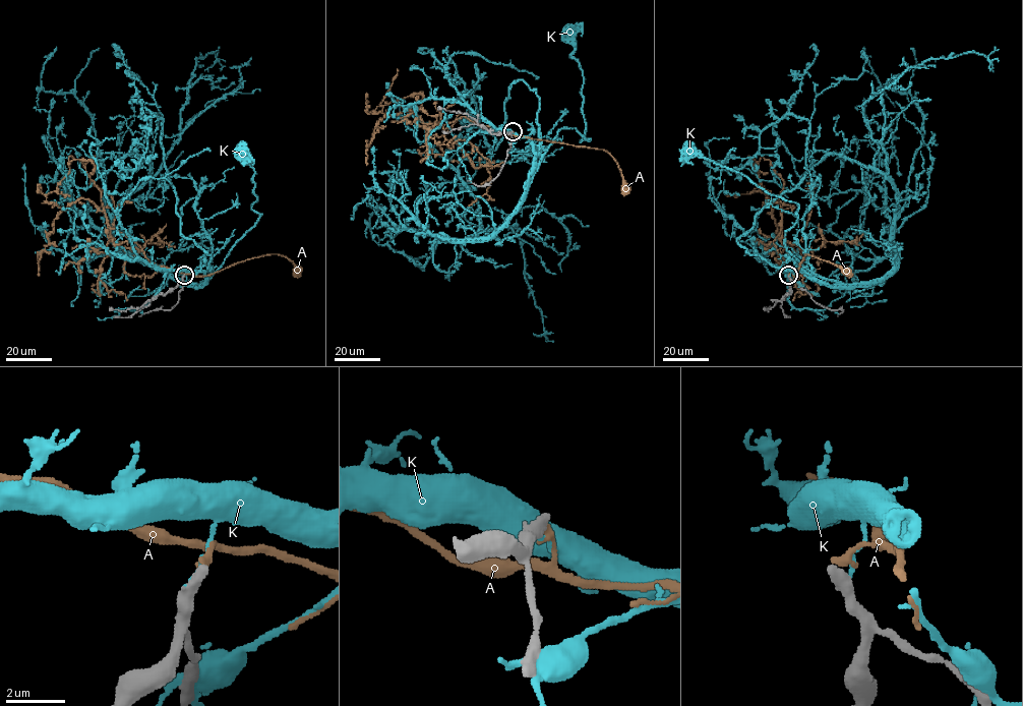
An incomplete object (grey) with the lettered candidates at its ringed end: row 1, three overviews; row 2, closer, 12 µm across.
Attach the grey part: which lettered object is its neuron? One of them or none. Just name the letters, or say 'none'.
none

